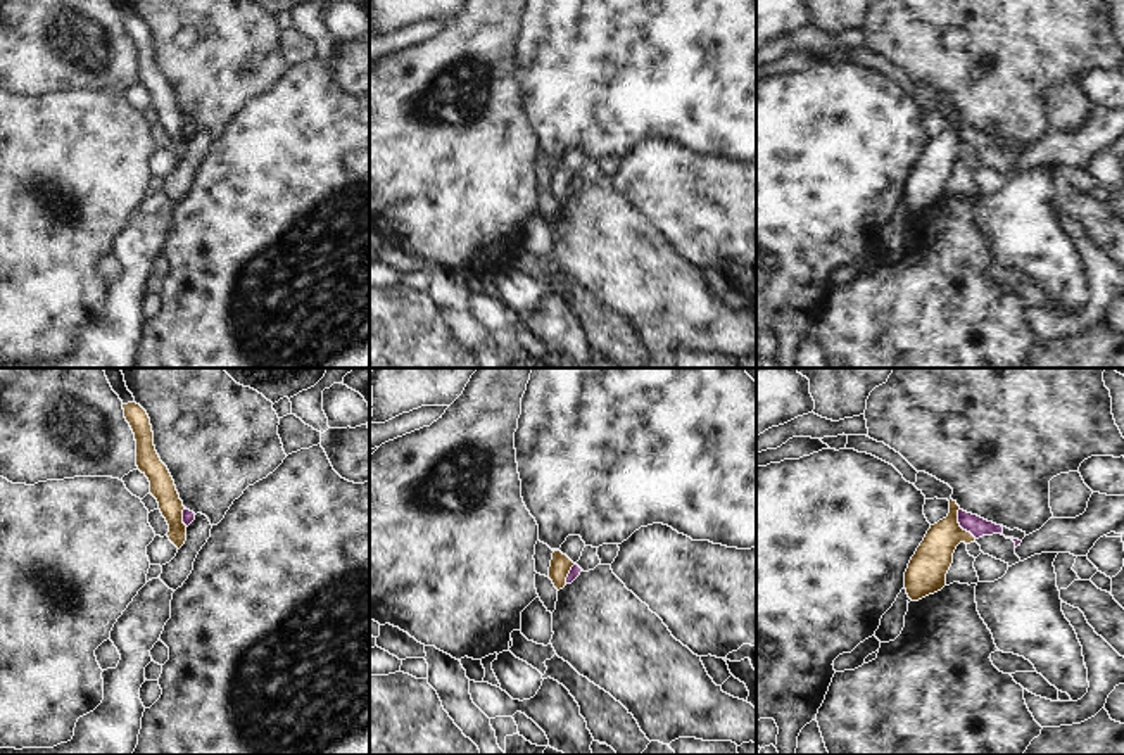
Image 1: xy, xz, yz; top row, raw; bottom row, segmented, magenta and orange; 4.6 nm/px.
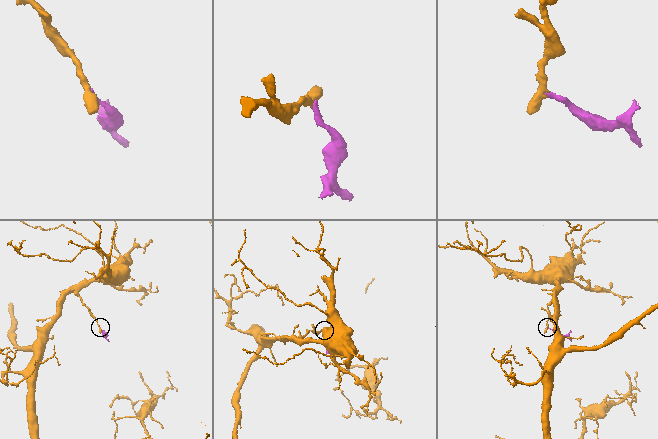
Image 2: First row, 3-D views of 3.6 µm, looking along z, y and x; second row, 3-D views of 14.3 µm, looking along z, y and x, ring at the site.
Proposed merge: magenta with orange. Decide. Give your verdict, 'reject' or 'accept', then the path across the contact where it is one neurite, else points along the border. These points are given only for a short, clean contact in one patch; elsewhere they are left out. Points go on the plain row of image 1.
reject; border yz (959, 121), (959, 137), (976, 151)

